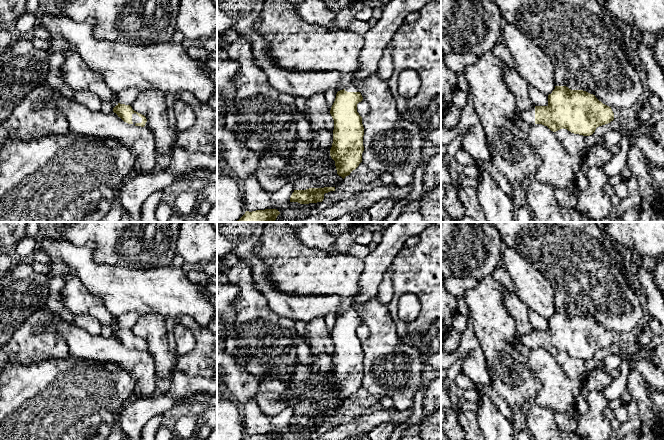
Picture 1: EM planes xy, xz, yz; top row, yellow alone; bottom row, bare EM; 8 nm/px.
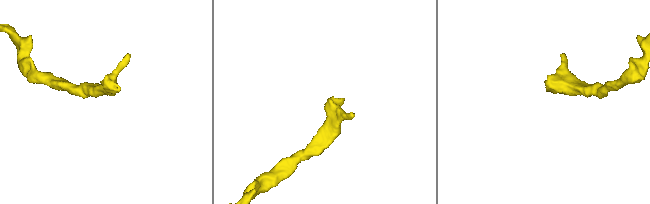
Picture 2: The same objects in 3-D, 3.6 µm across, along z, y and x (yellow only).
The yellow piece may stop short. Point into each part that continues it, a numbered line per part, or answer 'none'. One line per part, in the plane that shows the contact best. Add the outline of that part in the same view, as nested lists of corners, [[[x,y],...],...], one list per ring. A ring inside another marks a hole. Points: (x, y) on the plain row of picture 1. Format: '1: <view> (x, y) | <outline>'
1: xy (135, 342) | [[[136,337],[132,338],[132,348],[131,349],[135,349],[136,347],[141,347],[142,346],[142,342],[139,341]]]

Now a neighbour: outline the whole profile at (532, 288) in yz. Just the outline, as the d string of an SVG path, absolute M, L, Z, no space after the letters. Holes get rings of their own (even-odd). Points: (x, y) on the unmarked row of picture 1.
M507 247L502 252L502 261L515 286L517 297L529 309L545 319L555 313L554 290L550 282L515 249Z

